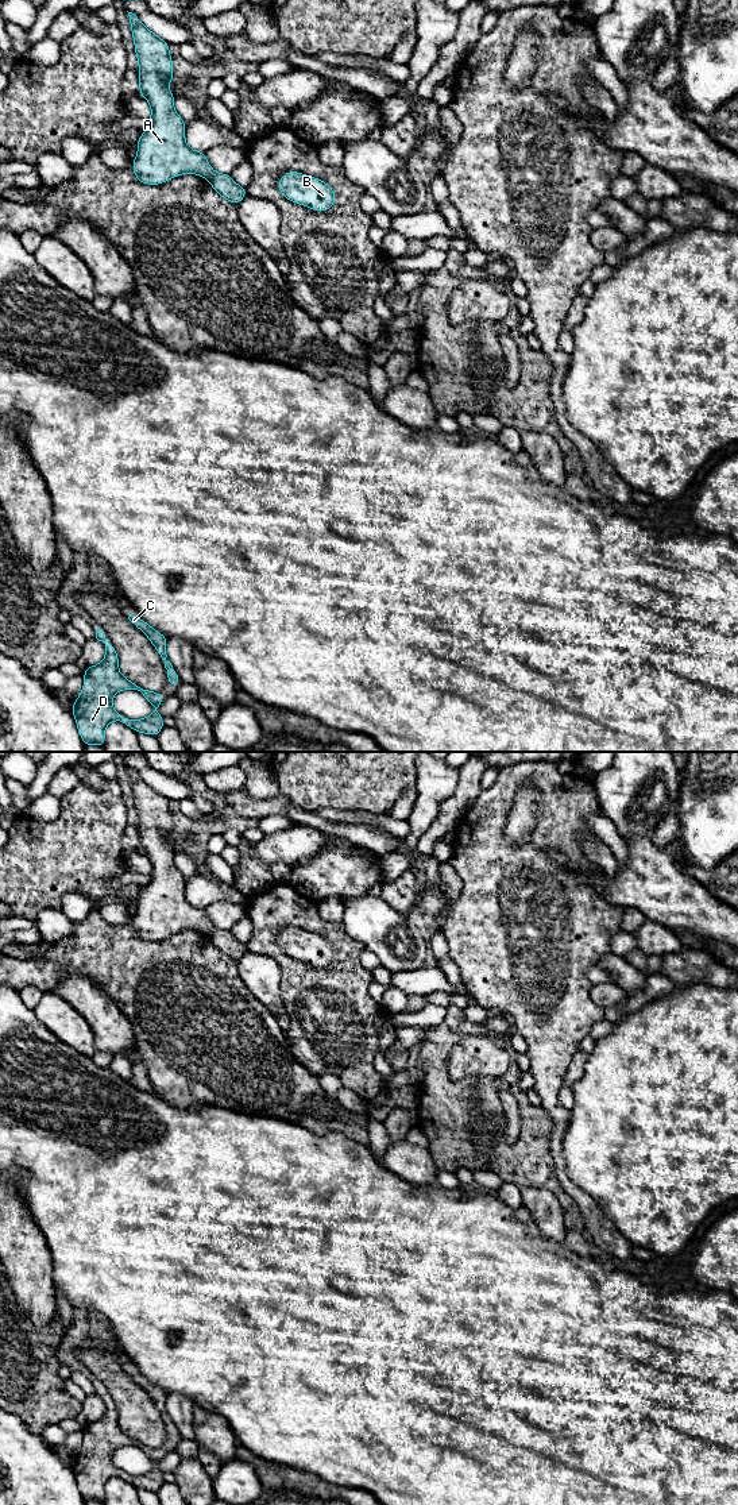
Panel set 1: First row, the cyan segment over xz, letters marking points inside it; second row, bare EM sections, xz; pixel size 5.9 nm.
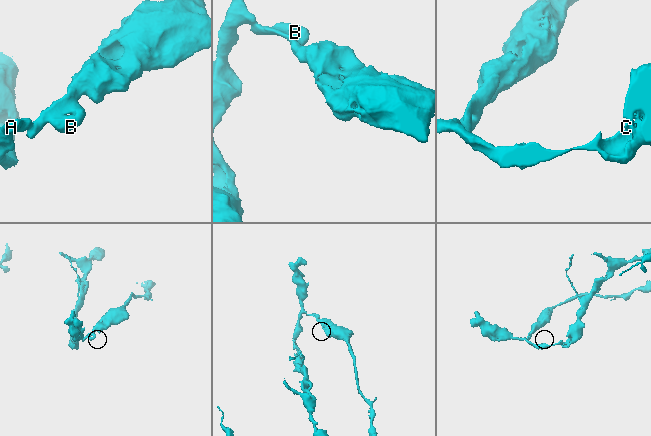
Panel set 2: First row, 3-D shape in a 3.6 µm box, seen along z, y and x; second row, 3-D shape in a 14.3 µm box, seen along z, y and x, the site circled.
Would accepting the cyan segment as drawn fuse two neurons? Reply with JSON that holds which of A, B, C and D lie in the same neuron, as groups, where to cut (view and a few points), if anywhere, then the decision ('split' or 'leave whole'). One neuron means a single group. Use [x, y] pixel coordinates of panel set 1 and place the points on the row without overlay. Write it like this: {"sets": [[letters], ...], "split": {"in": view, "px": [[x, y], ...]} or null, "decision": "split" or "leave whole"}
{"sets": [["A", "C", "D"], ["B"]], "split": {"in": "xz", "px": [[215, 929], [207, 934]]}, "decision": "split"}

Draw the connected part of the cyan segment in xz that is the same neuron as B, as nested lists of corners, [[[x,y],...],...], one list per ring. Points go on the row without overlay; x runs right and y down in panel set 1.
[[[286,927],[277,943],[285,954],[318,968],[331,965],[337,953],[327,938],[300,927]]]

